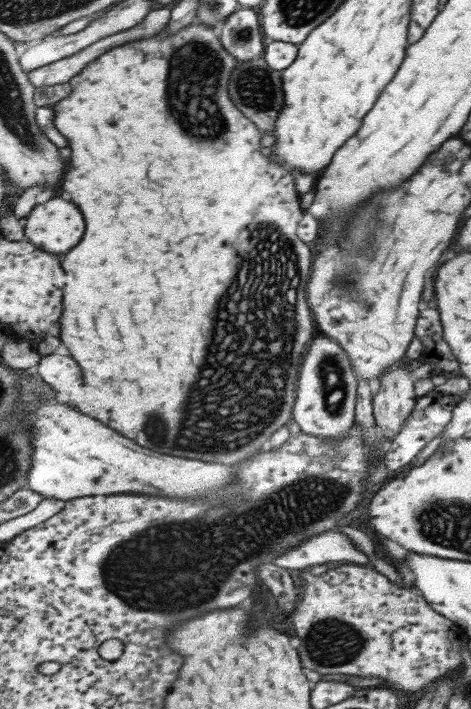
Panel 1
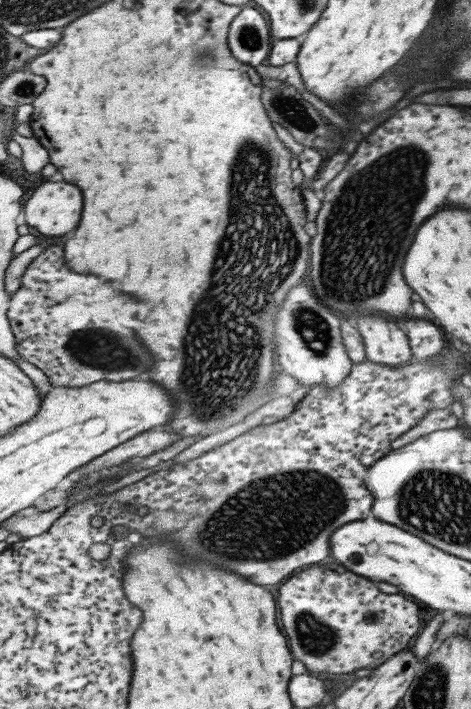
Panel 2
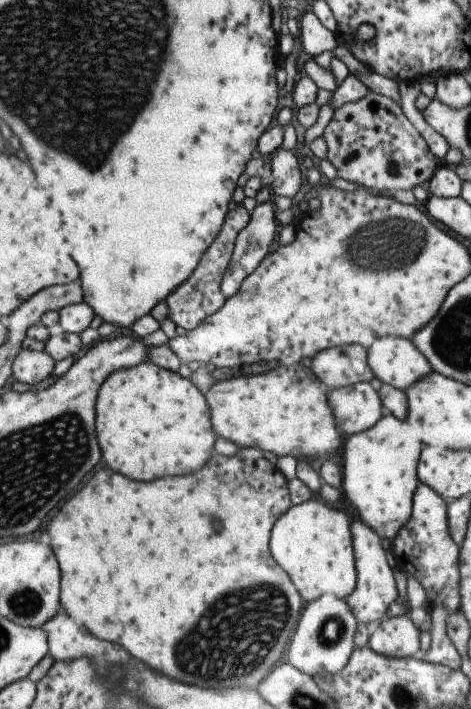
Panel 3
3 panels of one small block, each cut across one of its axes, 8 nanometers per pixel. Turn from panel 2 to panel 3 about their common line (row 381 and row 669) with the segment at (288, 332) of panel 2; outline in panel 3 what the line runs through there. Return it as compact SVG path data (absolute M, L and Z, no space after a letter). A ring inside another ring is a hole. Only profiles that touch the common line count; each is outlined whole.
M327 595L313 603L309 603L303 612L299 630L291 640L291 650L287 654L294 668L311 677L323 674L340 674L354 655L356 647L354 639L358 632L358 619L351 611L347 599Z

